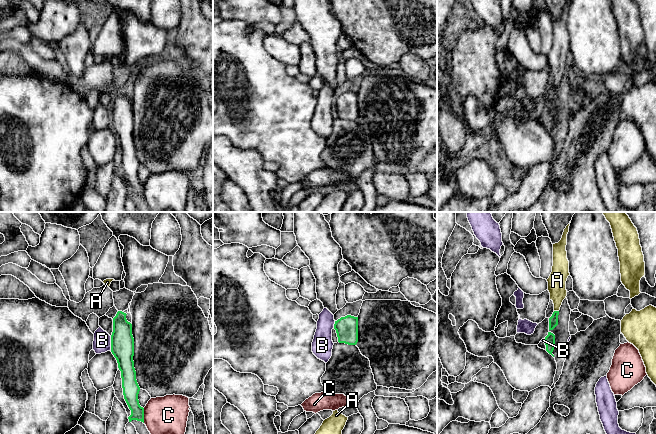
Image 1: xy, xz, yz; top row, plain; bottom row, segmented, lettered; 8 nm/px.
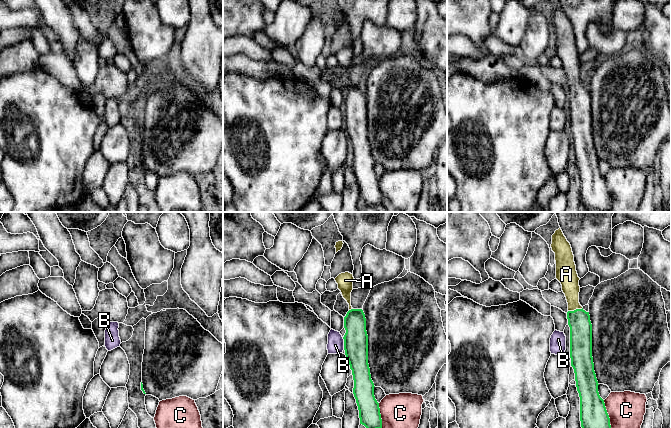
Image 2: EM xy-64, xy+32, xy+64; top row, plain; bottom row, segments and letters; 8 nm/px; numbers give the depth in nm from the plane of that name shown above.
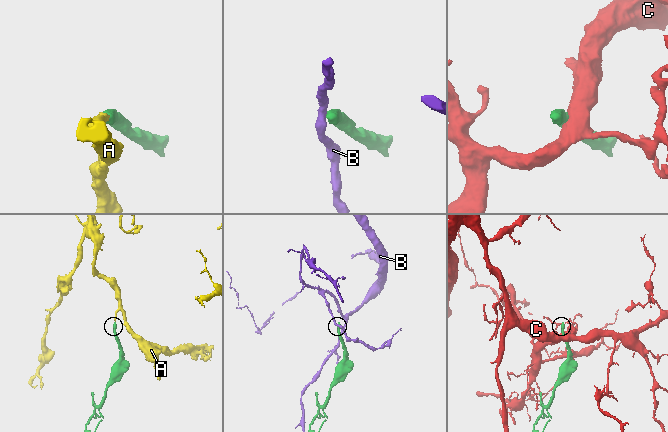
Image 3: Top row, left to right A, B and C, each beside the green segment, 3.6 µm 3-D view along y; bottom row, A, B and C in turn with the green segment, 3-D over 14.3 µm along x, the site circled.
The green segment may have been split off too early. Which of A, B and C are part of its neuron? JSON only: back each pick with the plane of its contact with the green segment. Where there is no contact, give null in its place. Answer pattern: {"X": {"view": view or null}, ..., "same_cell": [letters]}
{"A": {"view": "yz"}, "same_cell": ["A"]}

